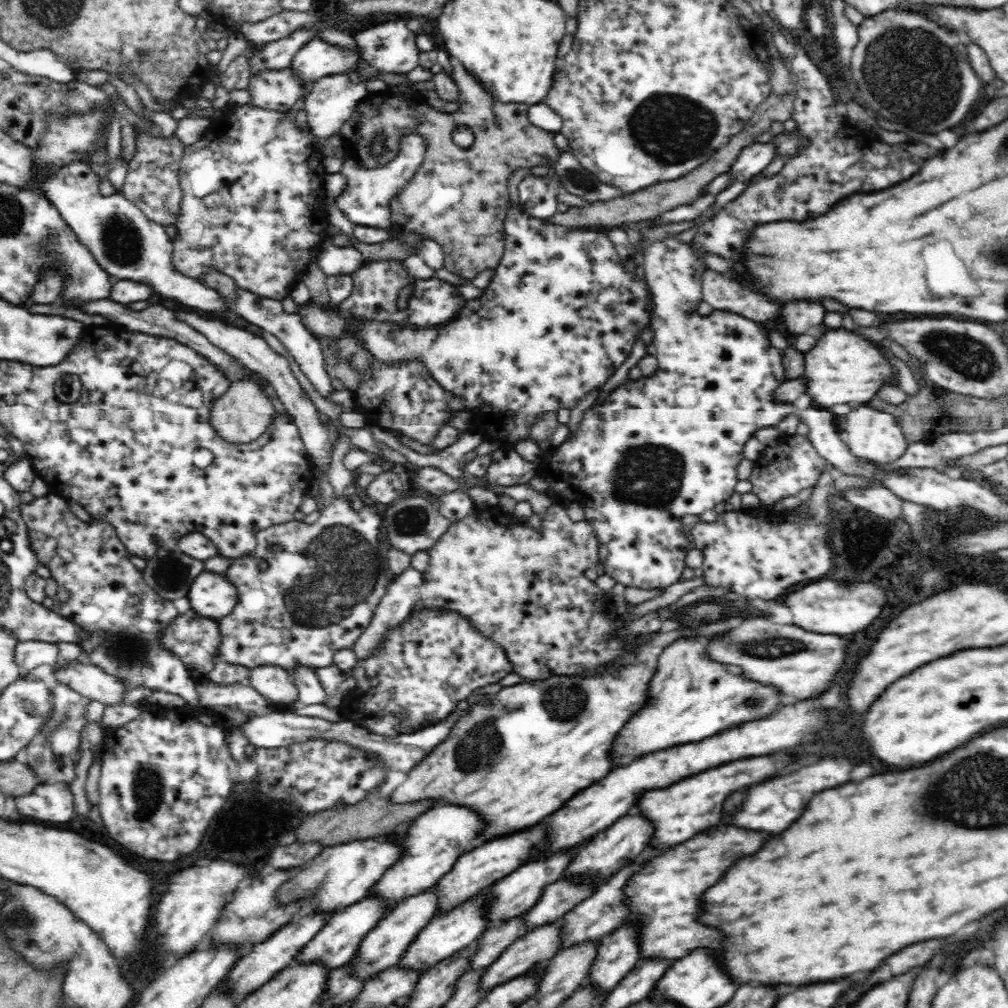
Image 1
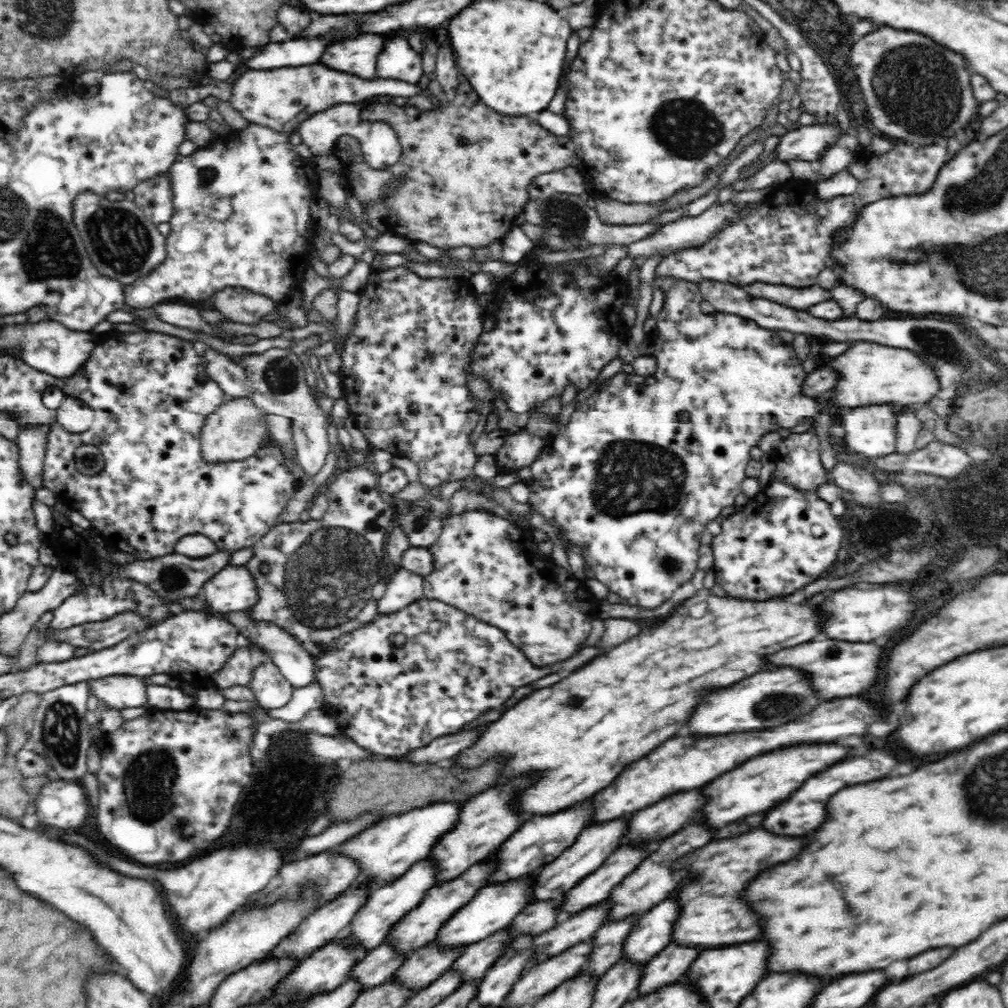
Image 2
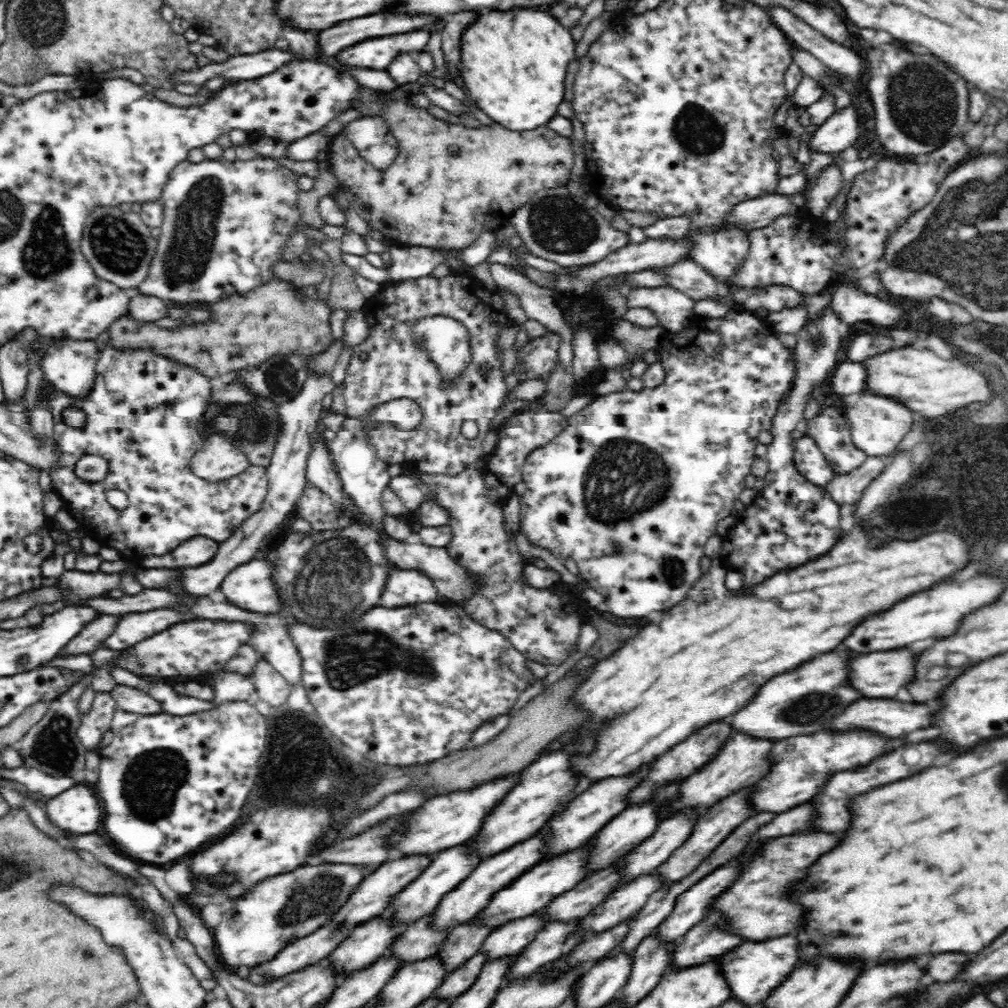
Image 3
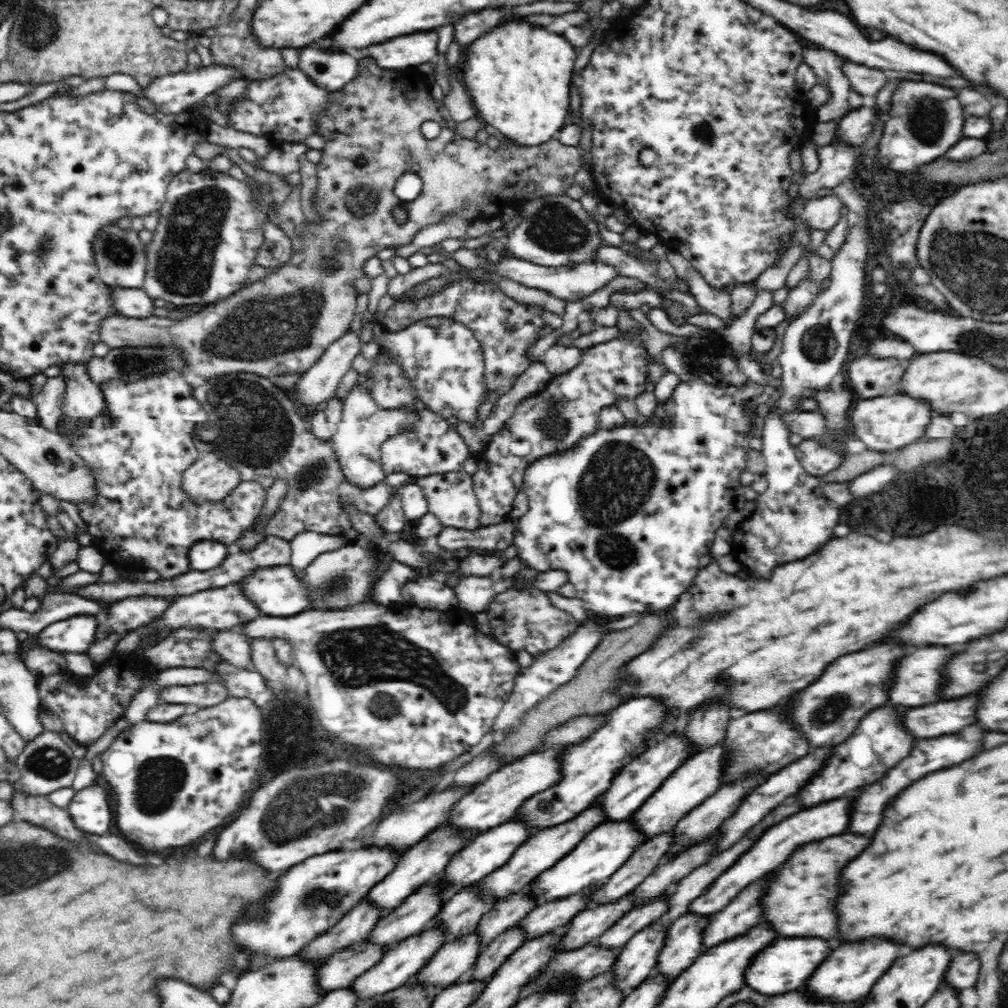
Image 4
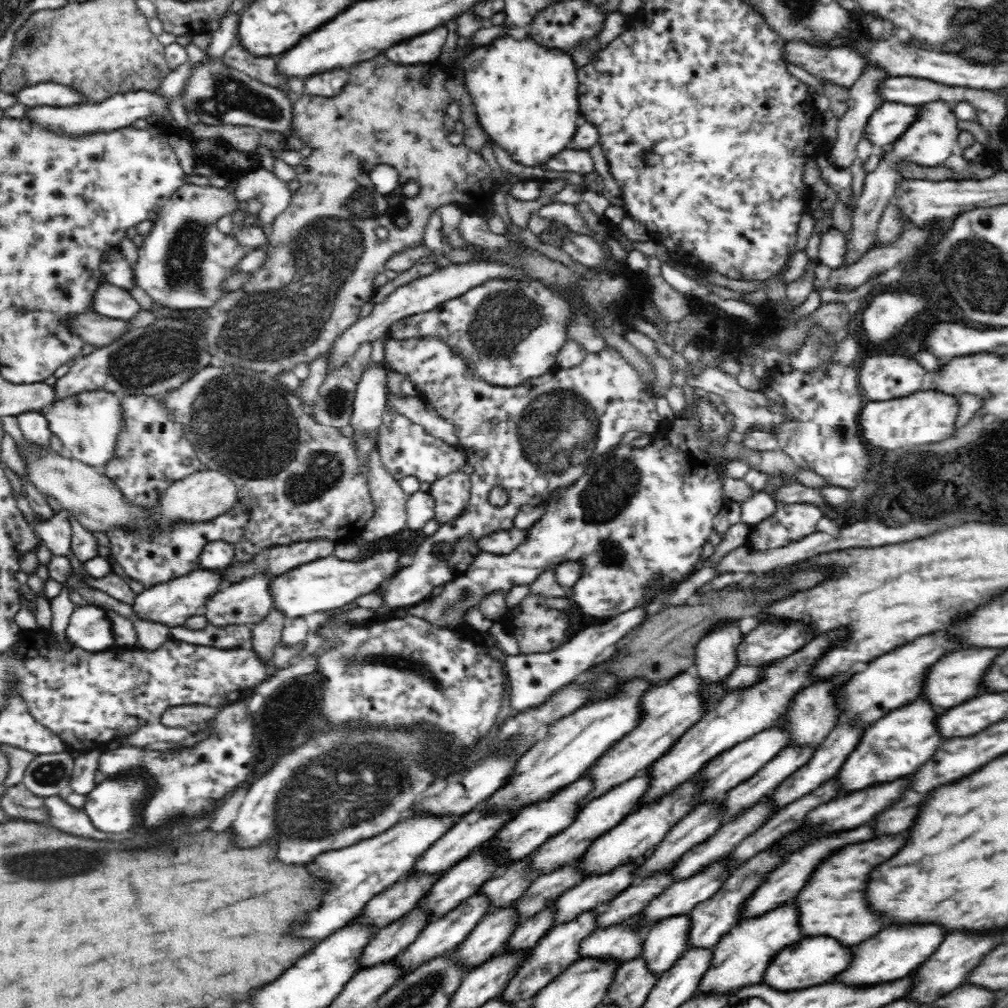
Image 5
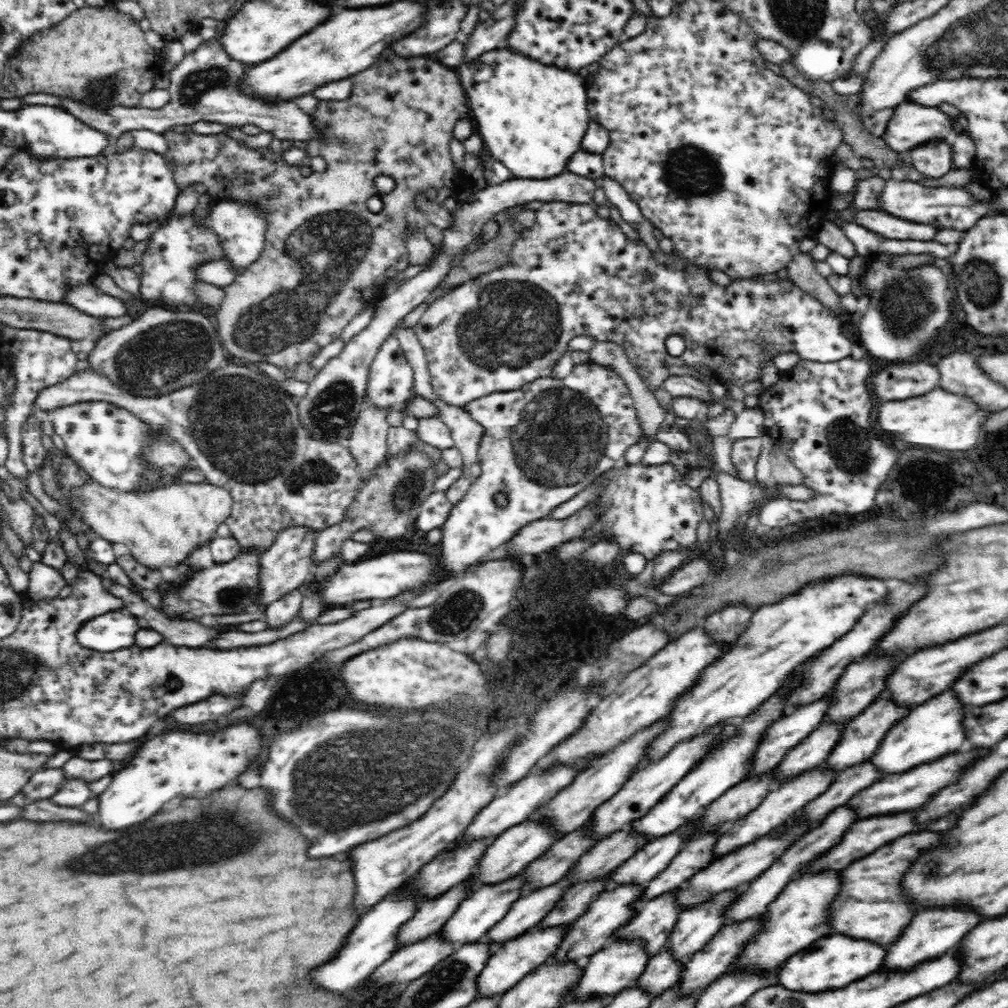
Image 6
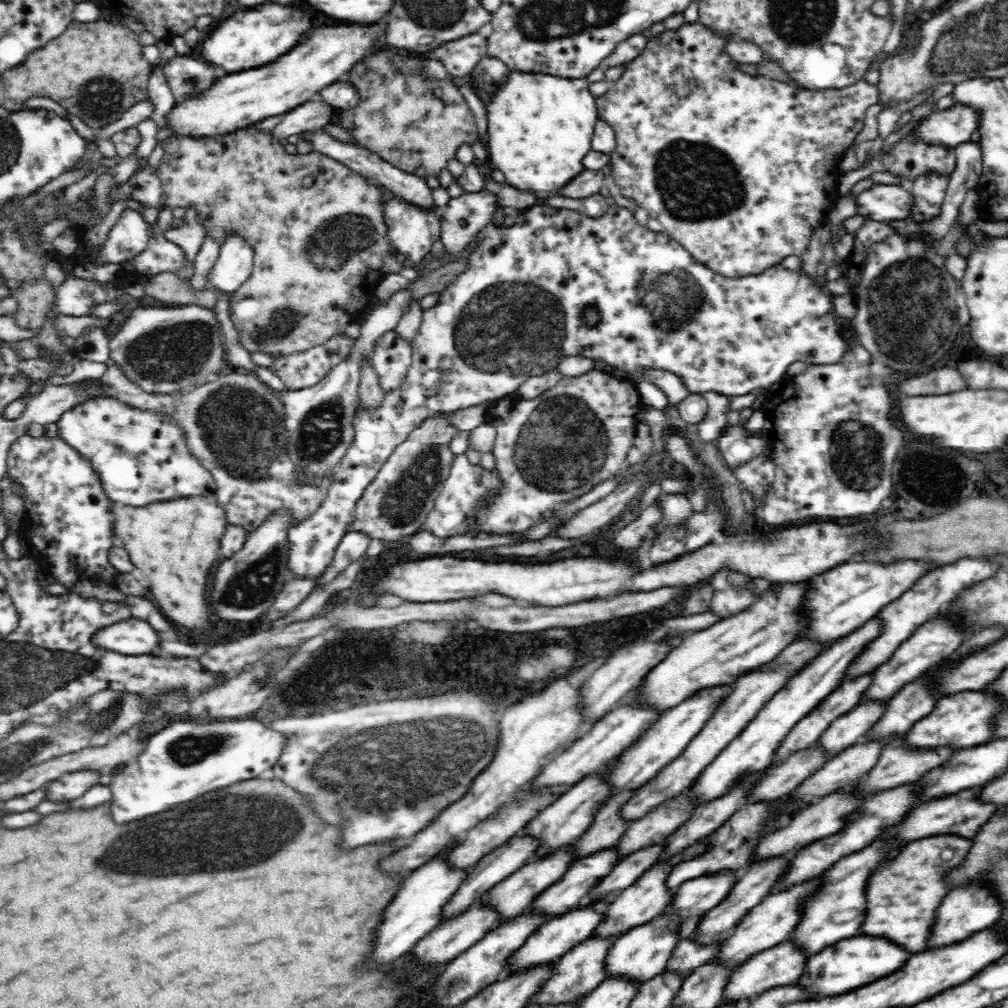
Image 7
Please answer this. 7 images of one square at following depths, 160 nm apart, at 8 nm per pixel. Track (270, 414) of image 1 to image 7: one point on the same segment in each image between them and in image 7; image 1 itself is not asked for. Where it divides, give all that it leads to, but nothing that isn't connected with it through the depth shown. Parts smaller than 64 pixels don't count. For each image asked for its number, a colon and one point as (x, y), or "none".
2: (236, 430)
3: (218, 459)
4: (210, 479)
5: (88, 495)
6: (162, 527)
7: (175, 544)

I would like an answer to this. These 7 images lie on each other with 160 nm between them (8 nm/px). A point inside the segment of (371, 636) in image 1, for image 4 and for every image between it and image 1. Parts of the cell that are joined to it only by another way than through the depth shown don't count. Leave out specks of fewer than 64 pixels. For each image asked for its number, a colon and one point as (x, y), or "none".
2: (405, 587)
3: (404, 587)
4: (427, 592)

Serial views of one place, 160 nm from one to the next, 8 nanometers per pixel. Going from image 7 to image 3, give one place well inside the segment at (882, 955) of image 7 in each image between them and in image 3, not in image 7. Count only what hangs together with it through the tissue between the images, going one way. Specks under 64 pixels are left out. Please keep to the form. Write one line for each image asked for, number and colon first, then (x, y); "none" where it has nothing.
3: (752, 968)
4: (780, 968)
5: (810, 962)
6: (835, 960)

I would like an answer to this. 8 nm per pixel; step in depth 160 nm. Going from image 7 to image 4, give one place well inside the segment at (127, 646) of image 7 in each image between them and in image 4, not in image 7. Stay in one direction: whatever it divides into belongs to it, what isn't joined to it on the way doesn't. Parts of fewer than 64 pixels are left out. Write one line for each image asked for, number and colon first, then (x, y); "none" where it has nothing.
4: (75, 634)
5: (89, 628)
6: (112, 631)

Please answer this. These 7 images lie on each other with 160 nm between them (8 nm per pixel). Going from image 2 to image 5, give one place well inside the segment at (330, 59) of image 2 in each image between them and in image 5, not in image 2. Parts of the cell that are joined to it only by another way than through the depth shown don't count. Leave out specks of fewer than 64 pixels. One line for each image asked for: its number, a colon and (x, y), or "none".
3: (376, 53)
4: (413, 49)
5: (424, 48)

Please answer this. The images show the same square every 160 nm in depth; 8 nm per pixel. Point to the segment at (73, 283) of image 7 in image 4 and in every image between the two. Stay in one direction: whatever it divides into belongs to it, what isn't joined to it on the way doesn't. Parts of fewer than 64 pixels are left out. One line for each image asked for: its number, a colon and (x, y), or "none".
4: (136, 303)
5: (117, 303)
6: (89, 300)

